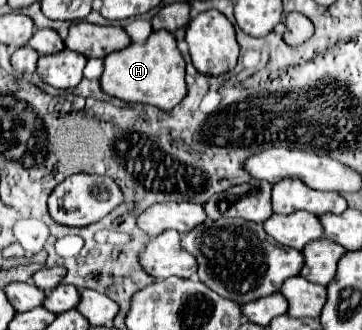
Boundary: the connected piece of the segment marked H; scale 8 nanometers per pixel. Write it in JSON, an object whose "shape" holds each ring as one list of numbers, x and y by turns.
{"shape":[[165,30,151,32,151,36,143,44,131,42,127,48,105,56,103,64,105,64,105,70,99,80,101,90,125,102,141,102,141,104,157,106,161,110,171,110,187,94,185,60,177,50,177,44,171,32,165,32]]}

